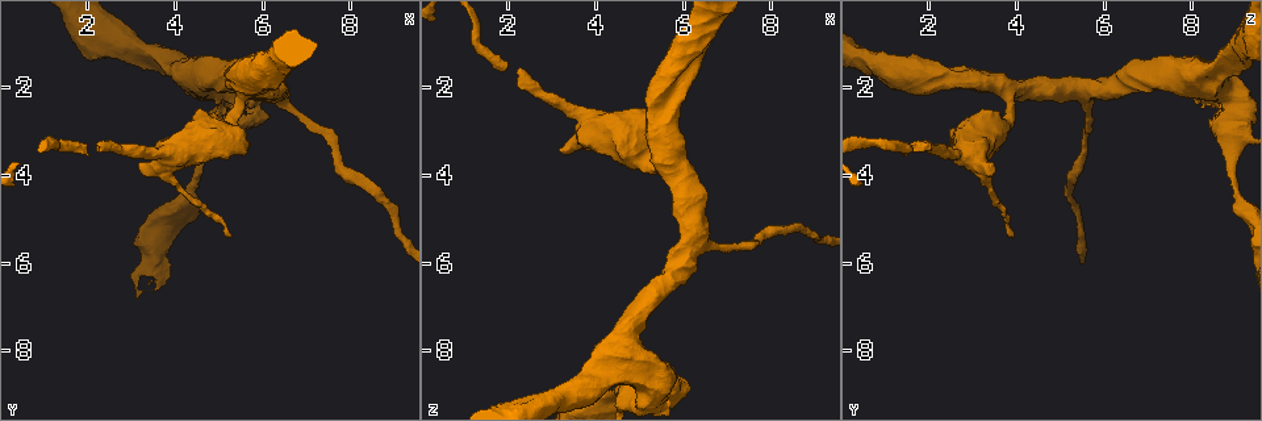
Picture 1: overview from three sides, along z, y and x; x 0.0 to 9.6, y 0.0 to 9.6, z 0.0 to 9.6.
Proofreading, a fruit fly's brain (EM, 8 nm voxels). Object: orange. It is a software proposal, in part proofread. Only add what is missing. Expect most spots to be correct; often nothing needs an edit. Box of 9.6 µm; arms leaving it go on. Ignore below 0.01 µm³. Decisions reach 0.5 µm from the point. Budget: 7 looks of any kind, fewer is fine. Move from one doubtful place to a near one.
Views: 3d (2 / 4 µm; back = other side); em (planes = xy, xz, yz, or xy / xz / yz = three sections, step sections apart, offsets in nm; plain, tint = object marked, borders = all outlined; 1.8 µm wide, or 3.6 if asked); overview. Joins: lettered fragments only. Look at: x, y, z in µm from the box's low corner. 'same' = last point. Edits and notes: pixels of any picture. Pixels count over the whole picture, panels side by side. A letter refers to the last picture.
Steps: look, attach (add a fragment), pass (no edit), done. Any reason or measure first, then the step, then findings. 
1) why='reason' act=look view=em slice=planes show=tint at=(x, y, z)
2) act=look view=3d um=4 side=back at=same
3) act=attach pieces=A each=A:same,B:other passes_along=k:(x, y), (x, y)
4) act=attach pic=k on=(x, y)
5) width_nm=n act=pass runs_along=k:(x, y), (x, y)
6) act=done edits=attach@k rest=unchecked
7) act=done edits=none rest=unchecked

why='an open end' act=look view=em slice=planes show=borders at=(3.20, 3.90, 3.50)

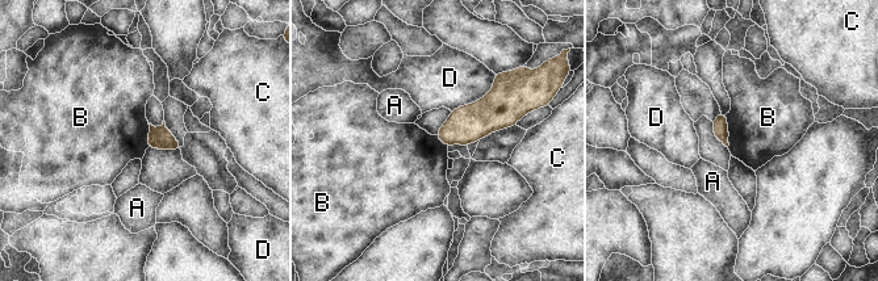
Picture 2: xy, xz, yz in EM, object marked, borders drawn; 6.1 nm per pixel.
act=pass each=A:other,B:other,C:other,D:other border=2:(724, 114), (728, 122), (728, 146) found='no lettered fragment goes on from it'

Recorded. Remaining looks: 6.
why='an open end' act=look view=em um=3.6 slice=planes show=borders at=(2.30, 3.35, 1.55)

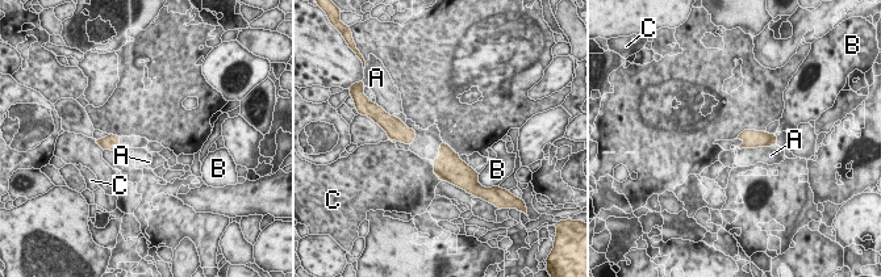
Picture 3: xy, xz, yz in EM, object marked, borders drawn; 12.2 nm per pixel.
act=pass each=A:other,B:other,C:other border=3:(776, 143), (738, 150) found='none of them fits'

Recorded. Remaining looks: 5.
why='tapers out' act=look view=em slice=xy step=16 show=tint at=(5.25, 5.45, 3.95)

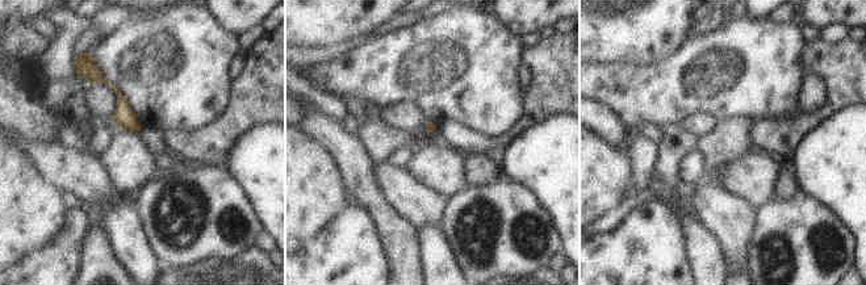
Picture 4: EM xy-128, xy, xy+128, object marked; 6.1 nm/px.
act=look view=em slice=planes show=borders at=same

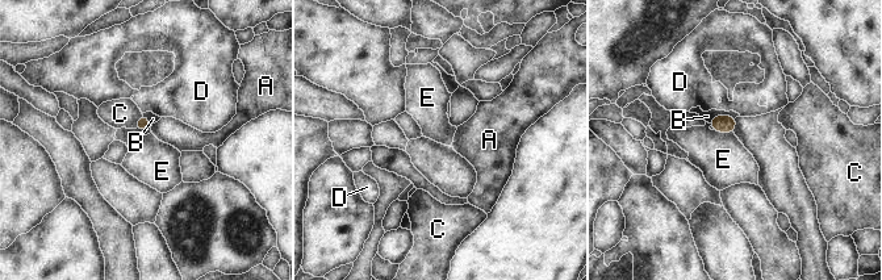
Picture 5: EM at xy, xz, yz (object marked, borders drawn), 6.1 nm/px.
act=pass each=A:other,B:other,C:other,D:other,E:other border=5:(714, 129), (722, 133), (732, 133) found='none of them fits'

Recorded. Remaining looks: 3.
act=done edits=none rest=unchecked

